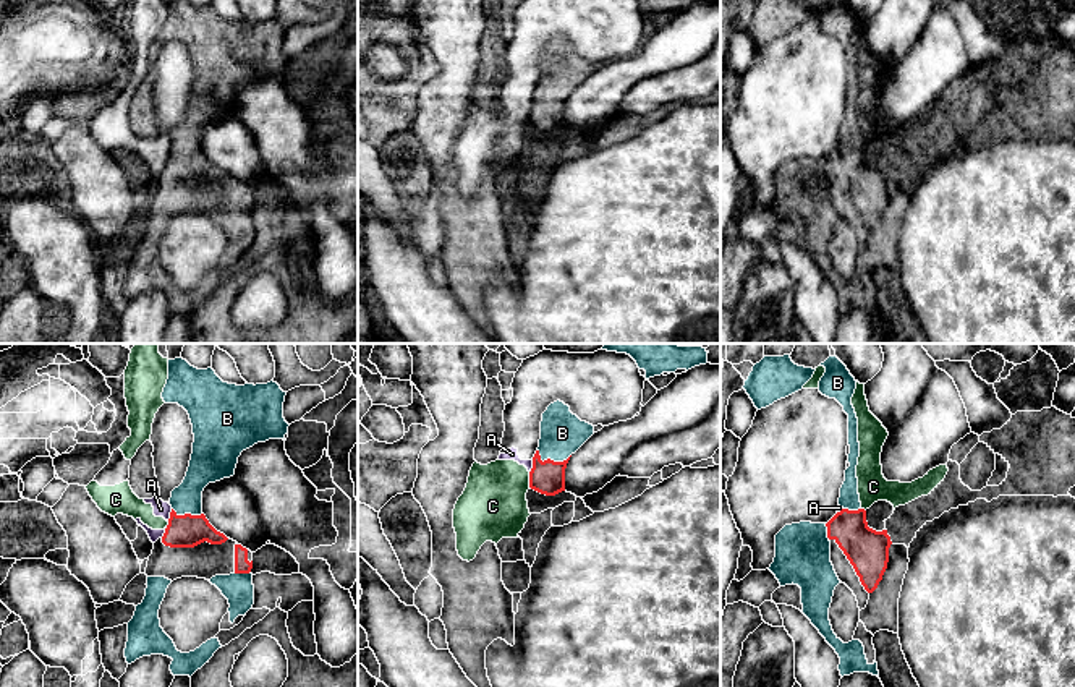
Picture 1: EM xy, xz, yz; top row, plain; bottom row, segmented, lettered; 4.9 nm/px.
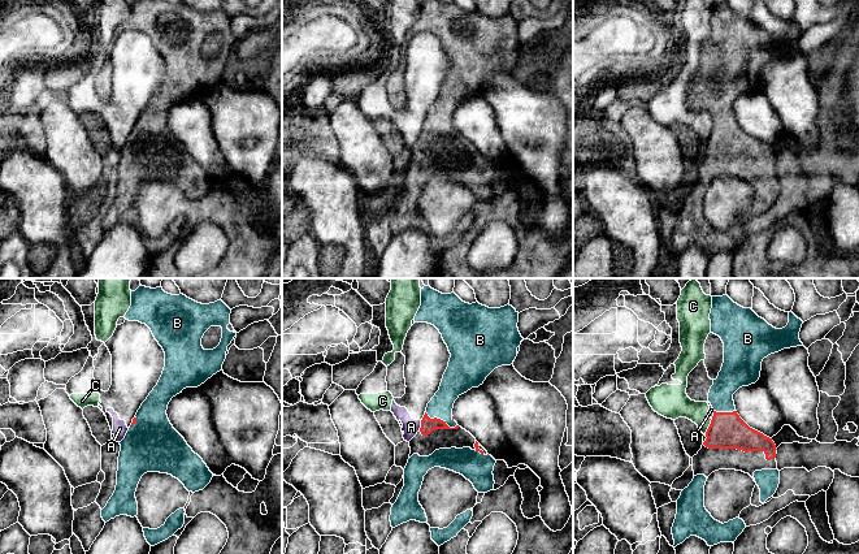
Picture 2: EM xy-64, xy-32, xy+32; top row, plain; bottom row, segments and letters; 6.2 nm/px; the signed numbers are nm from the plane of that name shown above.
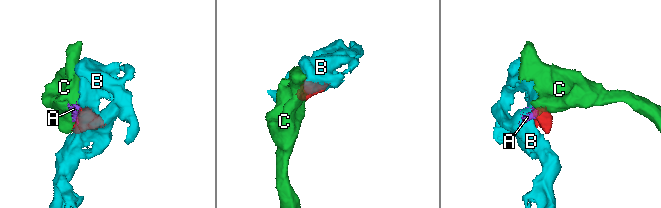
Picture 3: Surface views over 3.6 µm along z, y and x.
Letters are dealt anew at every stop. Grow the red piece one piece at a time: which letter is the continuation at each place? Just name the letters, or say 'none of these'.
B

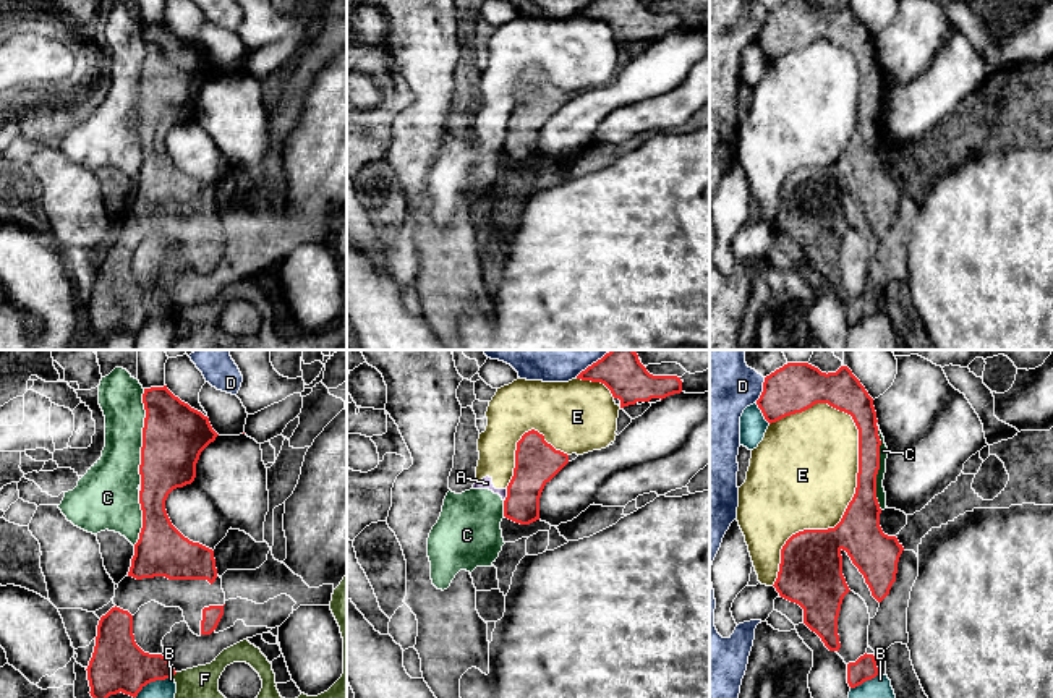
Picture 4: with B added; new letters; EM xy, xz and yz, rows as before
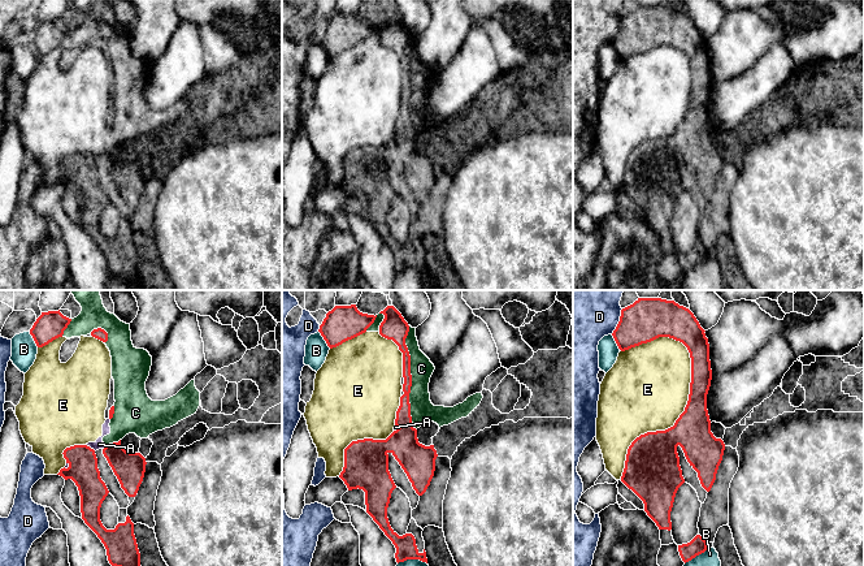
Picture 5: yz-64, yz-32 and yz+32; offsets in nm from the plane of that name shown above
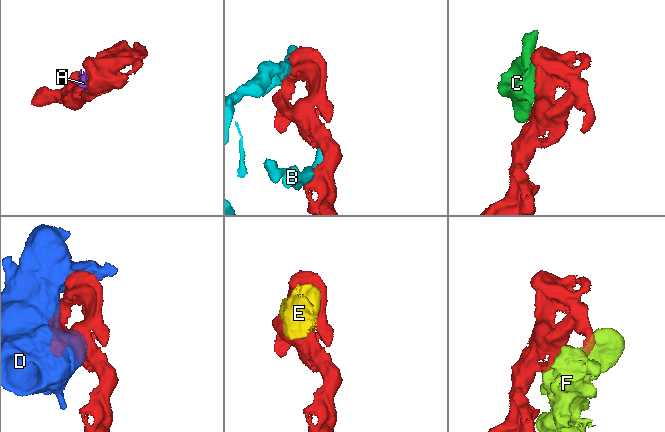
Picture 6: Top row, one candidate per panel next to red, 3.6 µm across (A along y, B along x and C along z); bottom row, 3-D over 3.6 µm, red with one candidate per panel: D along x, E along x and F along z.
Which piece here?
none of these

